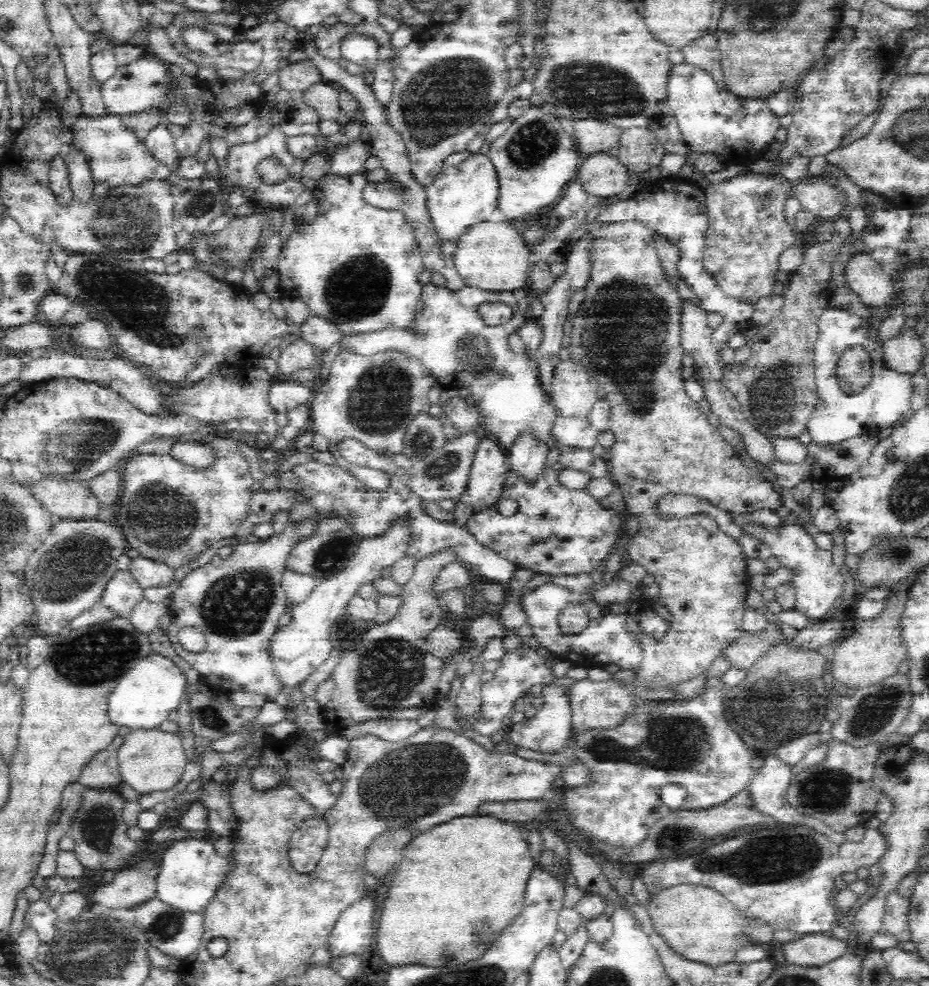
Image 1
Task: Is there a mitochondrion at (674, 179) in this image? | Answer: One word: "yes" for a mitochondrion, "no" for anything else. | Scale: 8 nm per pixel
no

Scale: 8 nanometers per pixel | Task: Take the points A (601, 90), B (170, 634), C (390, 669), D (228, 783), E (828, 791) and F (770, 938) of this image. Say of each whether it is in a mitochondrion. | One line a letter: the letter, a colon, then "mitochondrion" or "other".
A: mitochondrion
B: other
C: mitochondrion
D: other
E: mitochondrion
F: other

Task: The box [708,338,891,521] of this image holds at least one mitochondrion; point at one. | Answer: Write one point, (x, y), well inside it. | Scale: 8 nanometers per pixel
(771, 400)

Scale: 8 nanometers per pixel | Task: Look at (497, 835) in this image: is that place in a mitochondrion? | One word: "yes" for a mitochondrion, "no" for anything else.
no

